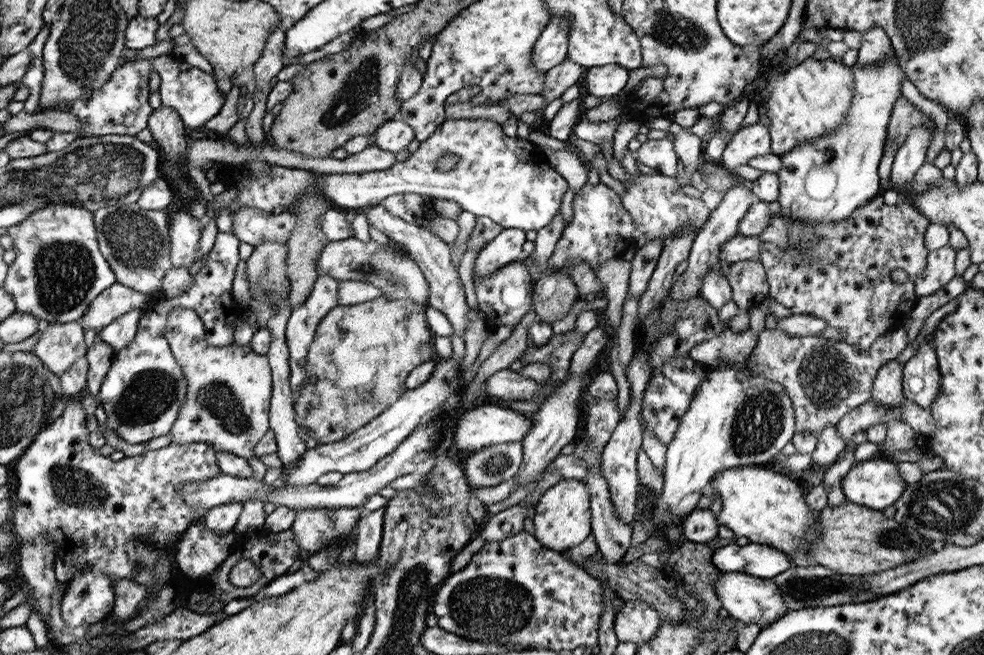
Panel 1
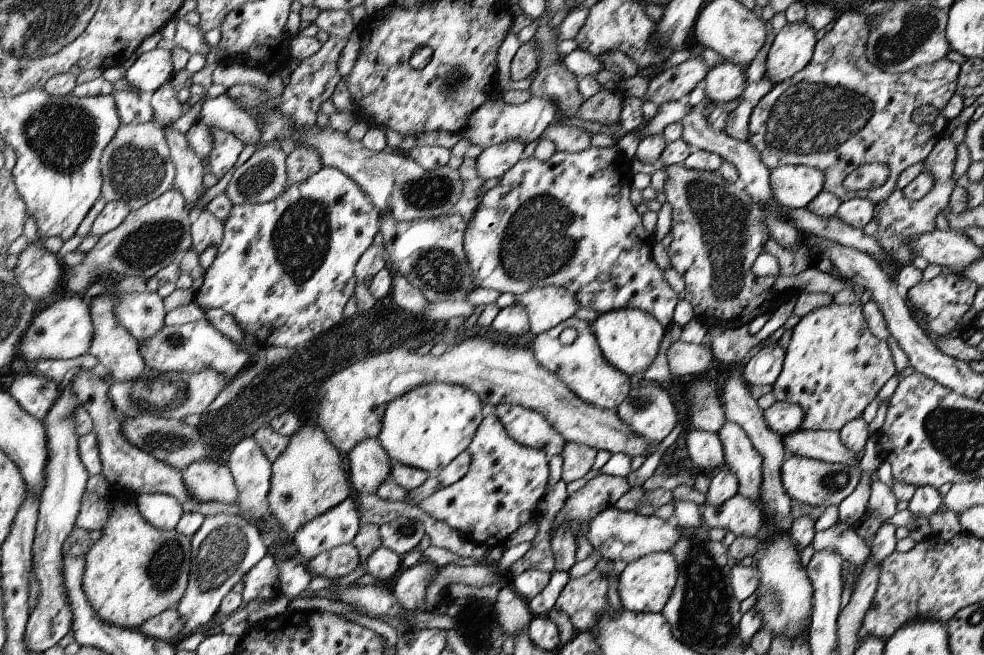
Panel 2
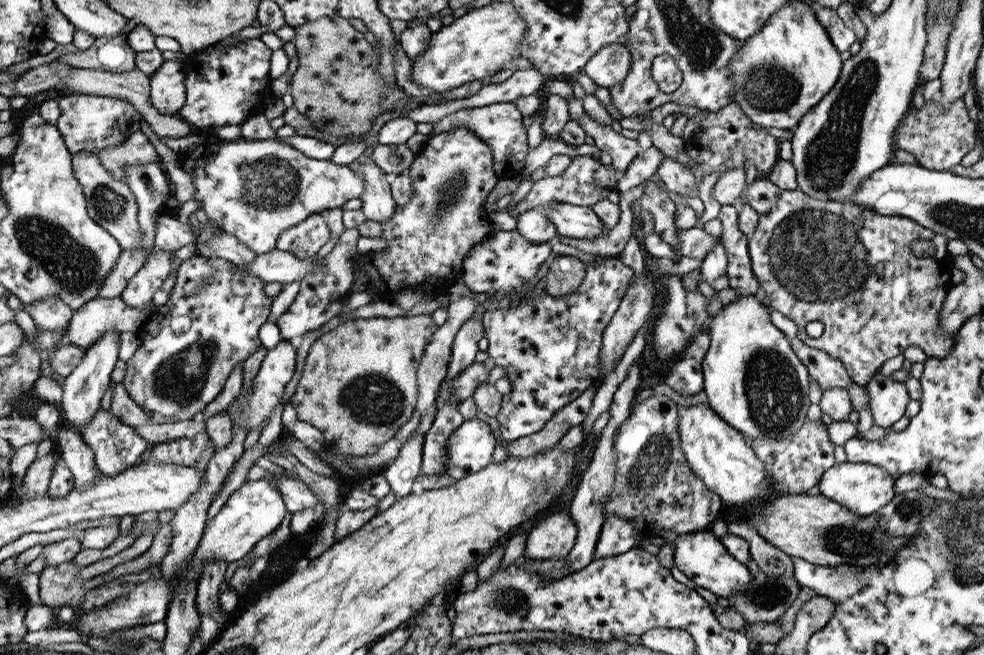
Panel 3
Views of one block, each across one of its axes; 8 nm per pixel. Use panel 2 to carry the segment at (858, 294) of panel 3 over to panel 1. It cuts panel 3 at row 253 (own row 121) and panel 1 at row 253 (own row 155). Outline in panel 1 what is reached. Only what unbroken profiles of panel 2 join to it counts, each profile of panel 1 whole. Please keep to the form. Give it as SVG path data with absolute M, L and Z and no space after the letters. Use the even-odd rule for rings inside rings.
M876 195L870 202L854 210L846 219L824 223L804 223L782 217L780 203L774 201L770 206L770 223L757 237L760 238L760 256L768 283L769 297L786 306L792 315L810 315L822 319L830 328L836 328L844 342L866 352L878 338L894 330L904 328L910 314L918 302L916 295L916 276L926 270L928 252L924 245L924 234L929 220L917 208L902 198L894 205L884 203L883 195ZM892 270L905 270L910 280L898 284L891 278Z

